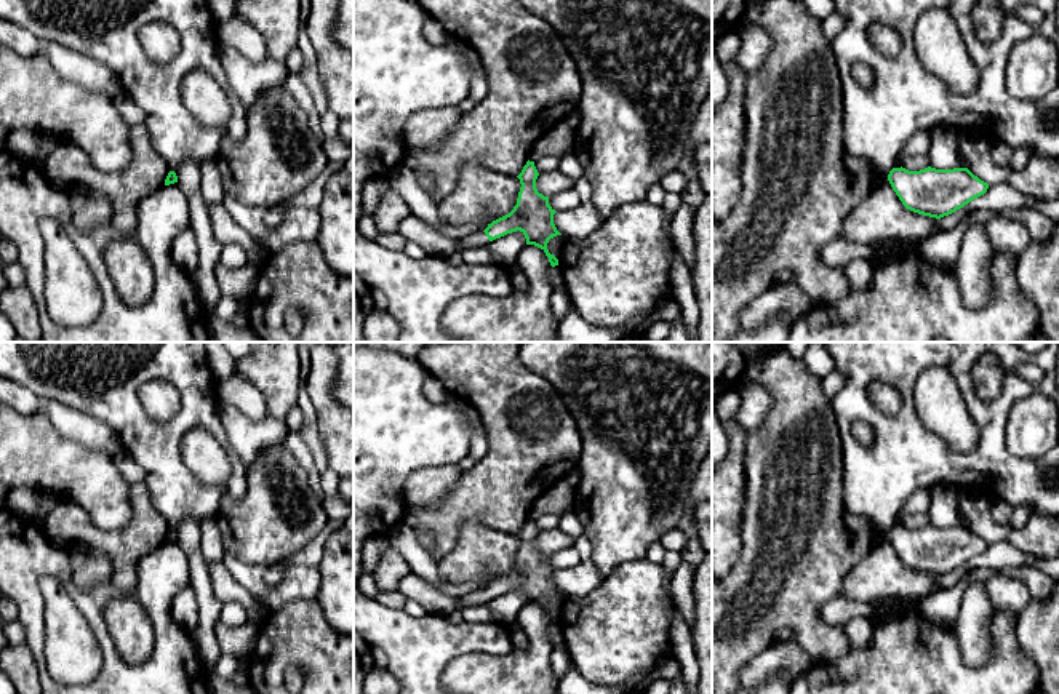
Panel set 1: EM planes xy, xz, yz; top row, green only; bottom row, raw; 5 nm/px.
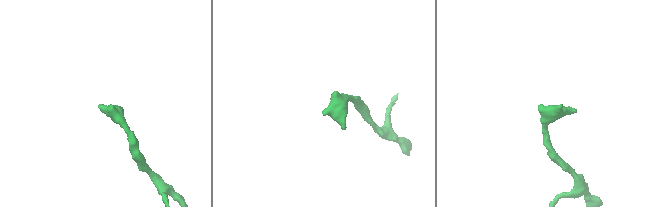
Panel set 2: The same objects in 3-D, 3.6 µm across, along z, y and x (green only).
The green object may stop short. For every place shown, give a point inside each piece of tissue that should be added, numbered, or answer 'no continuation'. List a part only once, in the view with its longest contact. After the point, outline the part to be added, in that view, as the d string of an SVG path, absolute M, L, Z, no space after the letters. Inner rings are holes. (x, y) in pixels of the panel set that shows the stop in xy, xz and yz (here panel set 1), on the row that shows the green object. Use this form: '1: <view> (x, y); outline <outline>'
1: xz (479, 239); outline M478 230L472 235L456 240L456 249L464 251L464 249L474 248L474 246L485 246L488 241L490 240L488 240L486 233L483 230Z

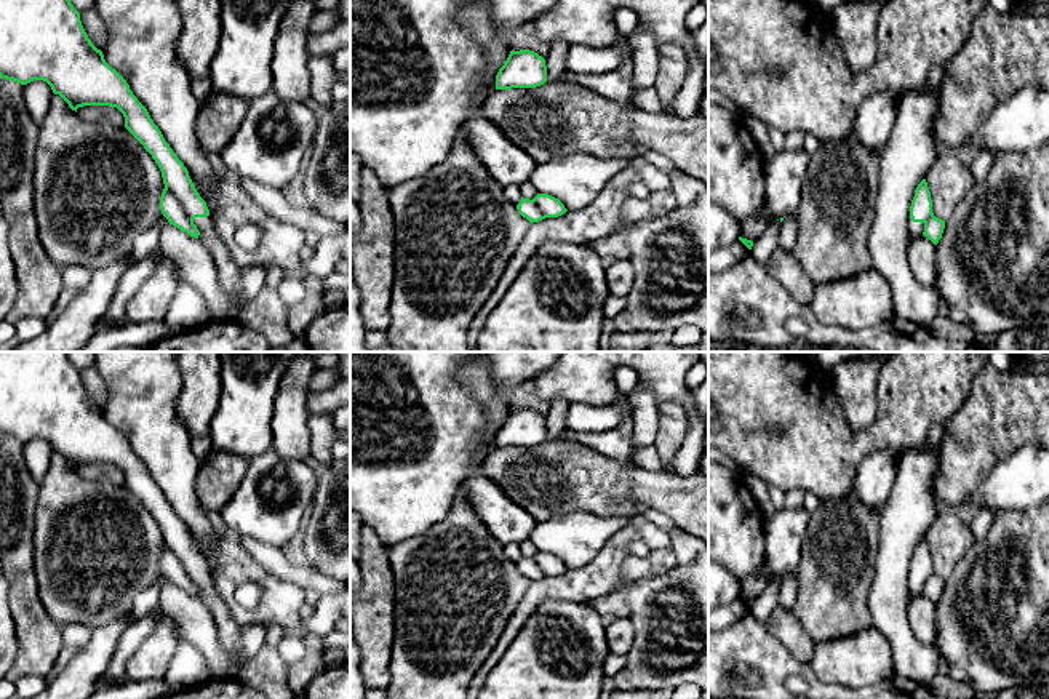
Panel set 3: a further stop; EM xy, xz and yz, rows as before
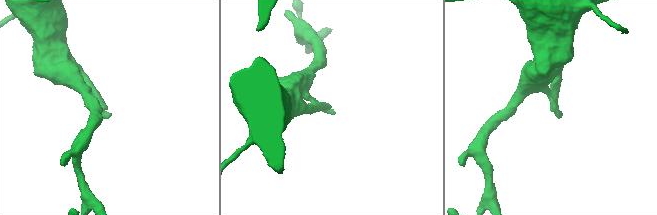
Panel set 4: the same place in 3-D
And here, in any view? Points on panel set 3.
1: xy (229, 272); outline M209 216L195 218L200 235L198 240L213 254L217 278L229 299L229 314L237 320L248 307L248 301L241 296L241 275L243 269L232 259L229 246L219 237L214 222Z

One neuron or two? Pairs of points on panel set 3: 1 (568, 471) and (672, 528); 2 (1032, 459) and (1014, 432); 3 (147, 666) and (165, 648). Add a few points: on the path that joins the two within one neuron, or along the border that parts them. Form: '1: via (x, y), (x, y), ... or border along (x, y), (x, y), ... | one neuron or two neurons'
1: border along (640, 514), (664, 512), (680, 527) | two neurons
2: border along (1032, 443), (1016, 450), (992, 469) | two neurons
3: via (152, 661), (160, 653) | one neuron

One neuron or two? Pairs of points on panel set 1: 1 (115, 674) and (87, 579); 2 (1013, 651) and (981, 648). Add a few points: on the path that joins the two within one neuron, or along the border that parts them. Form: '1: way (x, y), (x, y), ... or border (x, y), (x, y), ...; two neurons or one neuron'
1: border (69, 555), (79, 587), (109, 581); two neurons
2: border (992, 613), (994, 654), (983, 666), (965, 667); two neurons

